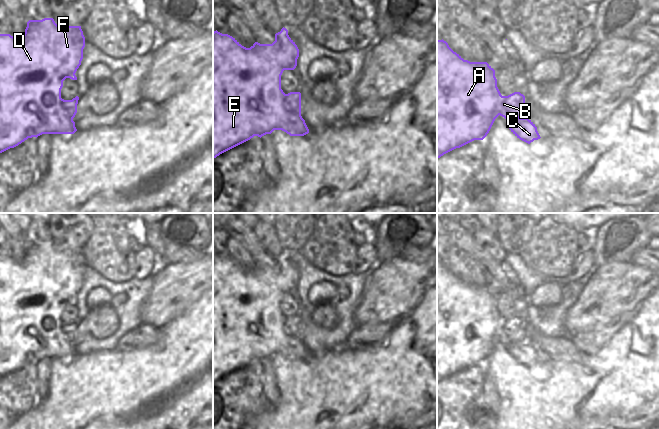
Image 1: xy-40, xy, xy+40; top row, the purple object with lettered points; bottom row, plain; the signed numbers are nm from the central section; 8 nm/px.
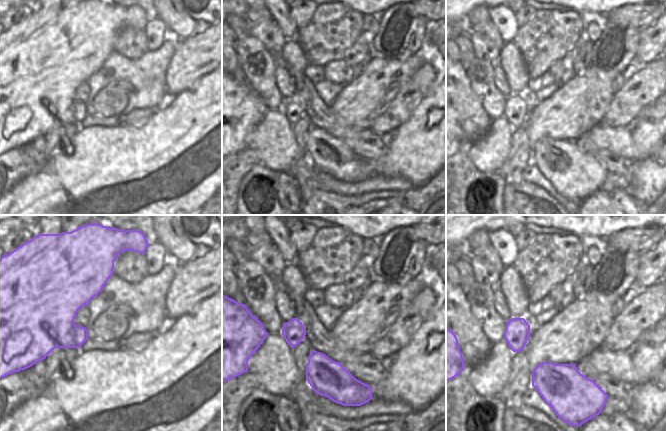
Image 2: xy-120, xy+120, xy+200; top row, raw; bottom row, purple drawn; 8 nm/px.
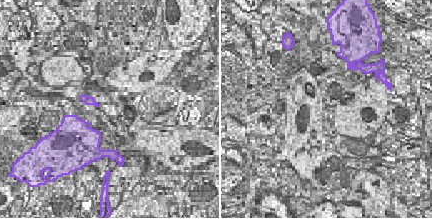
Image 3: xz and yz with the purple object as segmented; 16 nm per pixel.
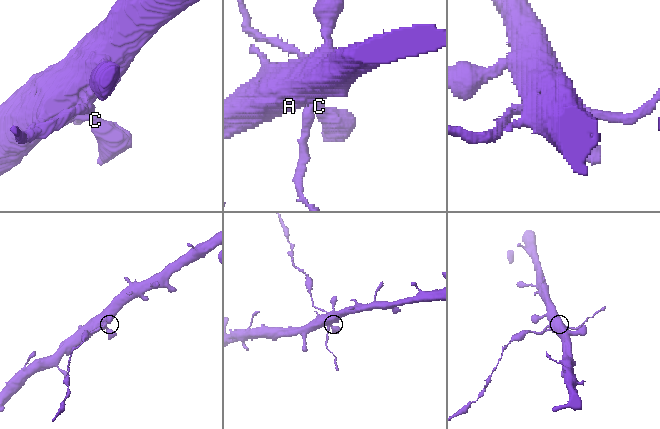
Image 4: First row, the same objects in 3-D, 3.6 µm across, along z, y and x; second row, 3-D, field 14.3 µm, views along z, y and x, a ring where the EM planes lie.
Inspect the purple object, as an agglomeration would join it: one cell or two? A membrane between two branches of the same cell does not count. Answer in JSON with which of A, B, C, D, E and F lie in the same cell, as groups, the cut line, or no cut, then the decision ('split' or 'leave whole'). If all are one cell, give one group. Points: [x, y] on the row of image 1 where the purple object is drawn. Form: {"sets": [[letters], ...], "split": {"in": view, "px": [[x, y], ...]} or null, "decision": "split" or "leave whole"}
{"sets": [["A", "B", "C", "D", "E", "F"]], "split": null, "decision": "leave whole"}

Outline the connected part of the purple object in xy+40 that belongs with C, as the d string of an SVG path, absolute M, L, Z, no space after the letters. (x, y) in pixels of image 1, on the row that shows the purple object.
M437 40L437 159L474 140L483 140L498 116L506 119L511 132L520 140L530 144L540 139L535 124L529 120L525 109L525 96L514 92L502 96L495 77L495 70L487 62L470 62L454 52L446 41Z

